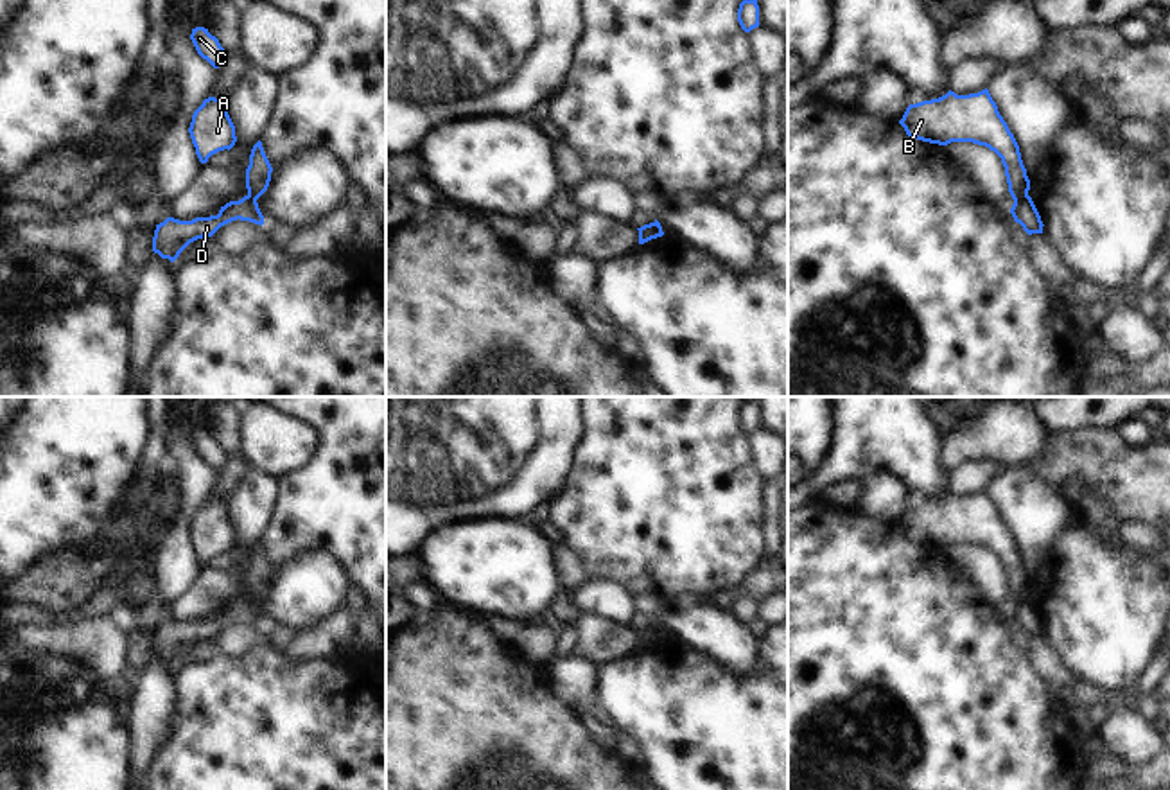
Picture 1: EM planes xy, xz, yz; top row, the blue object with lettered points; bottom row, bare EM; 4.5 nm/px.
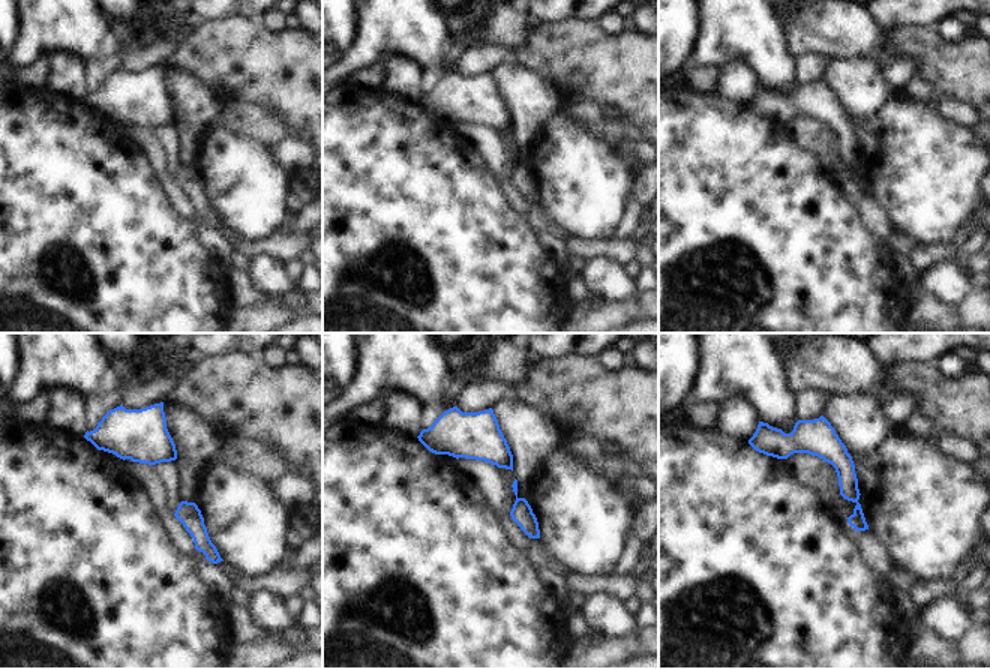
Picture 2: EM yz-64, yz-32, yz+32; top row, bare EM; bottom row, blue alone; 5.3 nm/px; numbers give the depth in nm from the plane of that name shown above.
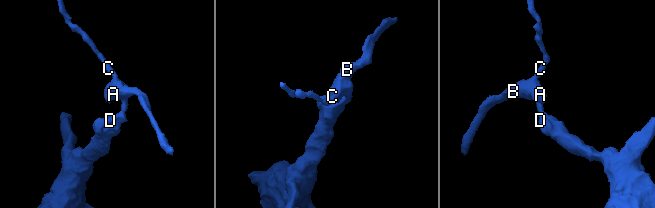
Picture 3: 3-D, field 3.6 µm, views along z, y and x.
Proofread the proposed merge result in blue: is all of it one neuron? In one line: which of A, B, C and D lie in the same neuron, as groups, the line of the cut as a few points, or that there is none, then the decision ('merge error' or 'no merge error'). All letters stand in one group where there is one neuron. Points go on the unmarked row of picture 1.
A B C / D; cut in yz along (1027, 595), (1014, 602); merge error

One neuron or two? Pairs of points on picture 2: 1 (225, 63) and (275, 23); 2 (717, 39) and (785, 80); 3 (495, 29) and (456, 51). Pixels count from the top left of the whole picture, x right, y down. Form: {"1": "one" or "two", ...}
{"1": "two", "2": "one", "3": "one"}

